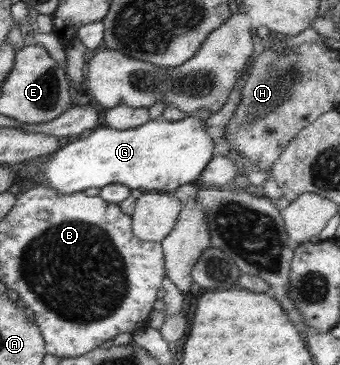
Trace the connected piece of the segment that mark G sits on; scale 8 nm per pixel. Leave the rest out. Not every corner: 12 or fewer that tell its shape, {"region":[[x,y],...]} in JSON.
{"region":[[201,116],[94,128],[50,154],[57,194],[196,183],[215,143]]}

